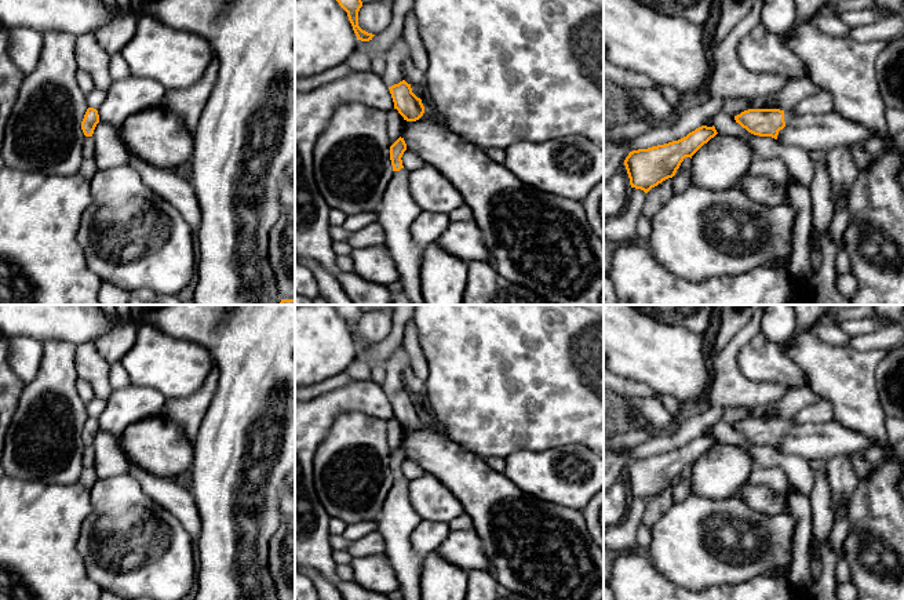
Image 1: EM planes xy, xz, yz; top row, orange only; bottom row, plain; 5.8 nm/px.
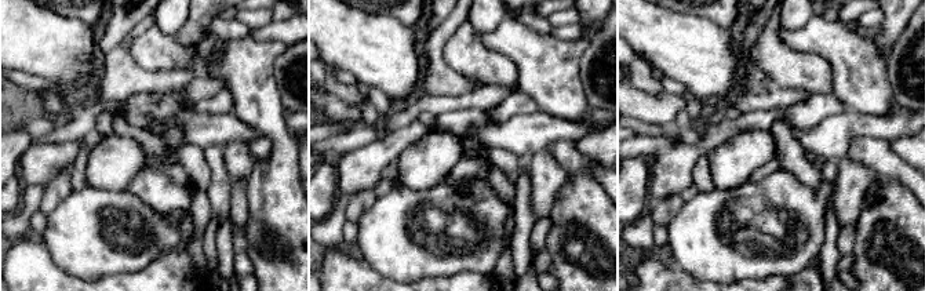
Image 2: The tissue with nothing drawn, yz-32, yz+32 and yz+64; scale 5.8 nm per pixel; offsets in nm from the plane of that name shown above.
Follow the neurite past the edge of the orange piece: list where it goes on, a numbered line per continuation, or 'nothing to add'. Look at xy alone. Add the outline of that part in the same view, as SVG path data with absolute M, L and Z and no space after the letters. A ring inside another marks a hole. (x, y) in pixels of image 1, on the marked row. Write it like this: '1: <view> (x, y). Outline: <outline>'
nothing to add

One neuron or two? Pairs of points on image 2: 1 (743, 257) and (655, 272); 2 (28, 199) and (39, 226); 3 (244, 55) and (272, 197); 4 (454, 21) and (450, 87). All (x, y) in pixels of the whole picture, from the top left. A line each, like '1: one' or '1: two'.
1: two
2: two
3: one
4: one

